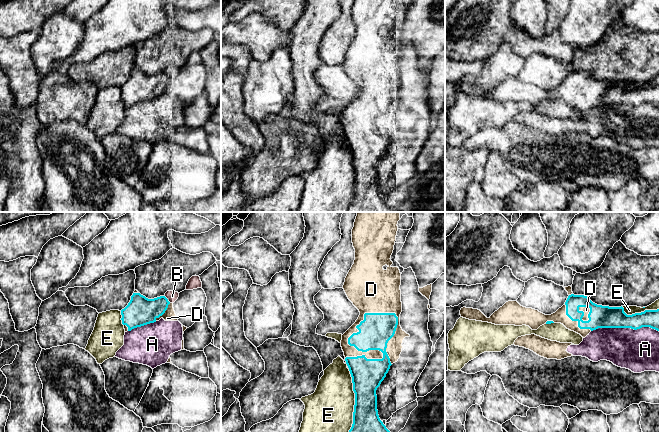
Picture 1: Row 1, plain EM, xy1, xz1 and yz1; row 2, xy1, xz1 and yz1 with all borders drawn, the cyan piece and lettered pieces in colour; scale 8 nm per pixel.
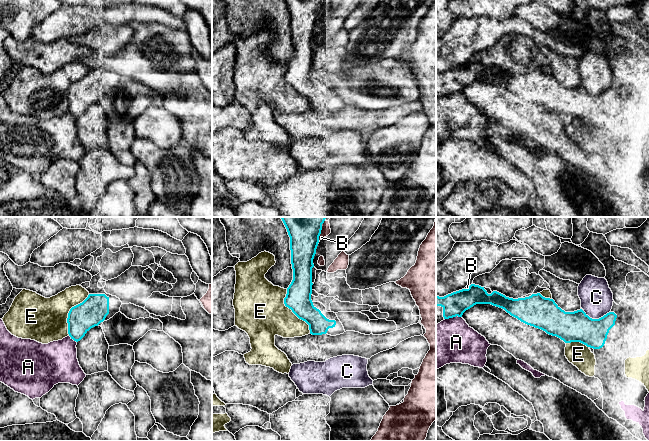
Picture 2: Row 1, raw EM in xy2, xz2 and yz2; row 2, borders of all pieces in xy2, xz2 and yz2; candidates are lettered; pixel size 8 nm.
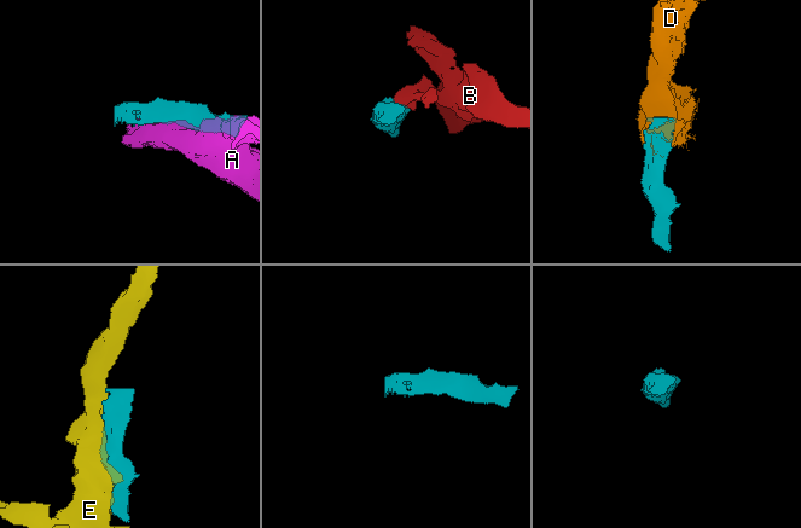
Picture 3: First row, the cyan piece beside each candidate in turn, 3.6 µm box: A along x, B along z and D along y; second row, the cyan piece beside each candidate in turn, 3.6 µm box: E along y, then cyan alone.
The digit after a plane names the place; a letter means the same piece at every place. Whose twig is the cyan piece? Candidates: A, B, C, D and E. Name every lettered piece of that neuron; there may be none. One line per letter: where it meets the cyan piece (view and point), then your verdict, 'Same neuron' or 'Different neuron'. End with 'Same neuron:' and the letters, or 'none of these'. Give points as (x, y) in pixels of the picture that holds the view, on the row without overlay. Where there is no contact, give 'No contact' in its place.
A: Touches cyan at yz1 (624, 103). Different neuron
B: Touches cyan at xz2 (320, 9). Different neuron
C: Touches cyan at yz2 (597, 95). Different neuron
D: Touches cyan at xz1 (355, 123). Same neuron
E: Touches cyan at xz1 (355, 178). Different neuron
Same neuron: D

